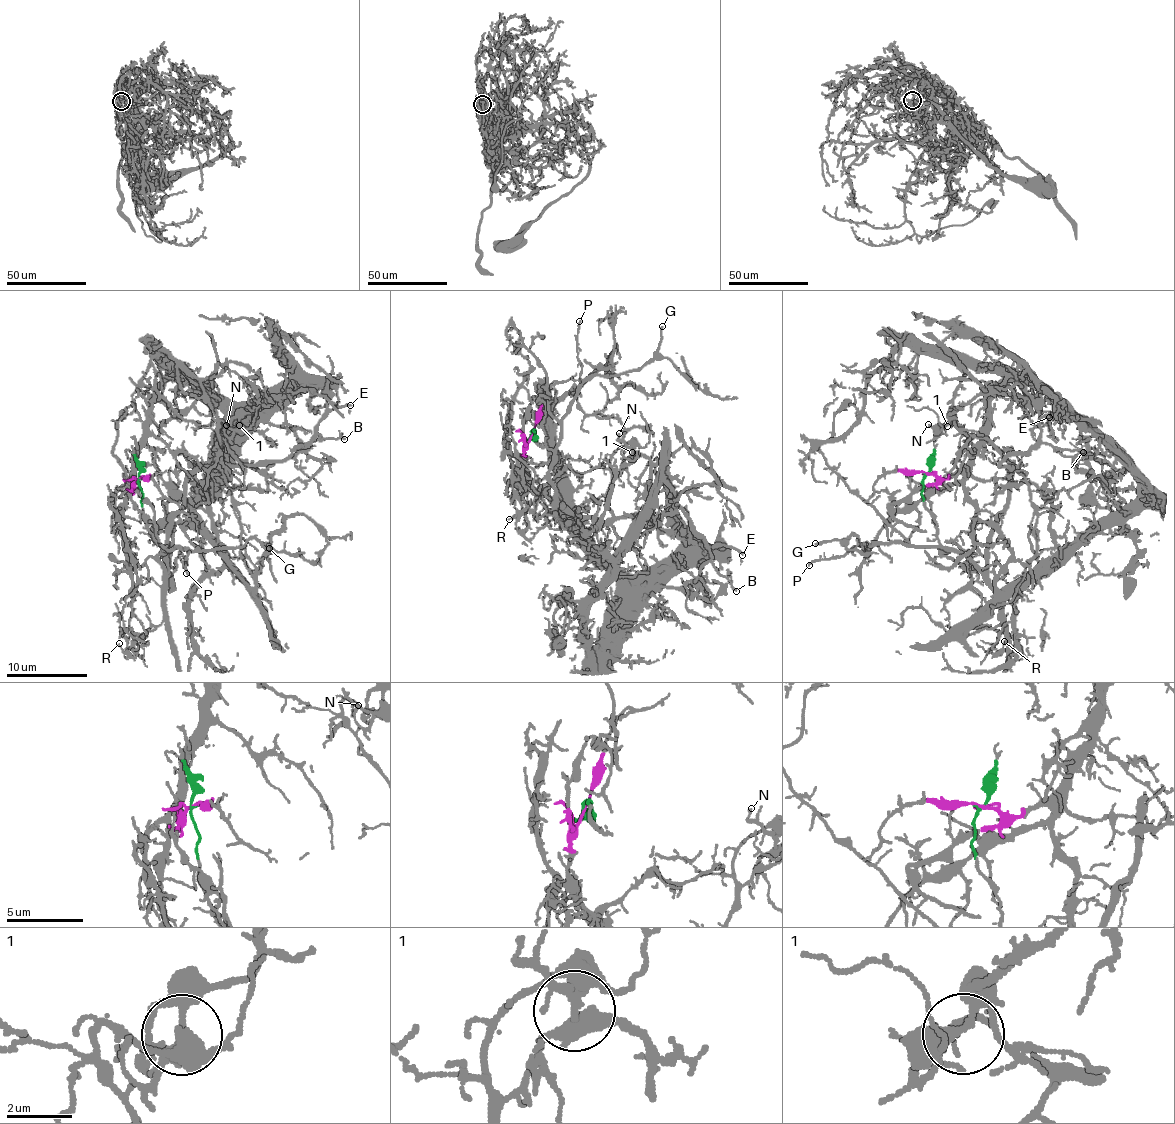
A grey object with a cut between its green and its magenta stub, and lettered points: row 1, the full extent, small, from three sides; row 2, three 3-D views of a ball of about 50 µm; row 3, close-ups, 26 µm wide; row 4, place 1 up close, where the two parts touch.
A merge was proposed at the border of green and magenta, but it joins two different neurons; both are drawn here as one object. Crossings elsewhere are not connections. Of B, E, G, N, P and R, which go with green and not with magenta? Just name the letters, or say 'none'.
B, E, G, P, R

